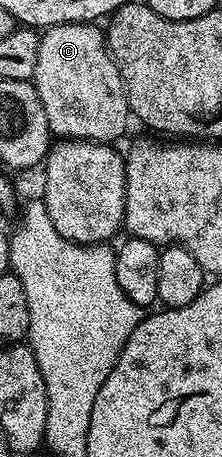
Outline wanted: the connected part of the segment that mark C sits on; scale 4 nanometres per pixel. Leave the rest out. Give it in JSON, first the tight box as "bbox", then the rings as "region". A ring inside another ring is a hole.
{"bbox":[31,23,131,143],"region":[[[71,23],[51,25],[41,33],[39,59],[35,63],[35,75],[31,84],[43,103],[49,132],[58,138],[113,143],[116,142],[116,137],[124,135],[125,128],[131,122],[125,84],[121,82],[117,62],[109,54],[106,34],[102,30],[100,33],[97,28],[93,23]]]}

